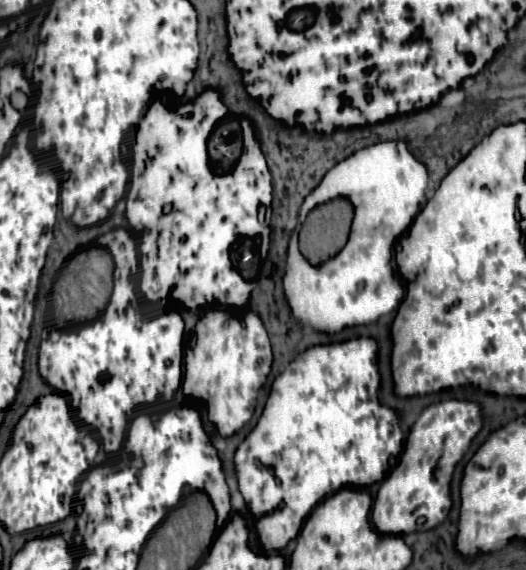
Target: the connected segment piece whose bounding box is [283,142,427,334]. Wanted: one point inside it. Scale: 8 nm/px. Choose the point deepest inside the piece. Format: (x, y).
(385, 184)

